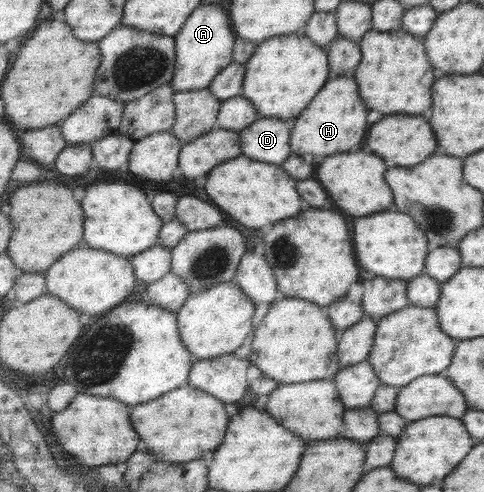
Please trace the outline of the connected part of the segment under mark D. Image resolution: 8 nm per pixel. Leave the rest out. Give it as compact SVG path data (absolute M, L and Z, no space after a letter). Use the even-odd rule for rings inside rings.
M258 117L239 132L242 155L274 166L282 164L290 155L291 122L279 118Z

